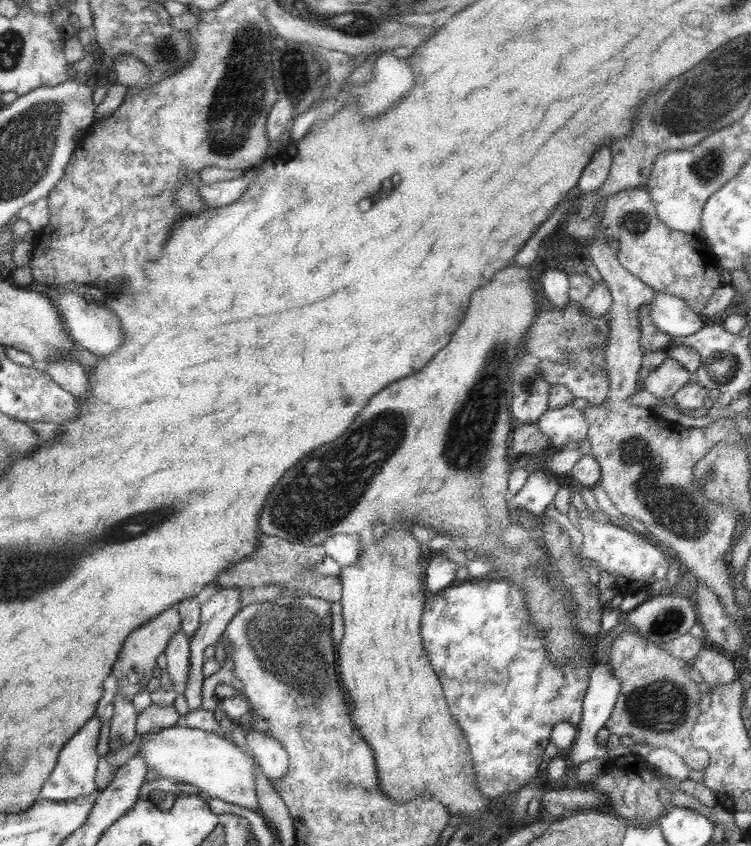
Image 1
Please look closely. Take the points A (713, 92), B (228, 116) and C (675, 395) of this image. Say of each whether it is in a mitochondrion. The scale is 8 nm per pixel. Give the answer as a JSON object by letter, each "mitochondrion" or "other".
{"A":"mitochondrion","B":"mitochondrion","C":"other"}

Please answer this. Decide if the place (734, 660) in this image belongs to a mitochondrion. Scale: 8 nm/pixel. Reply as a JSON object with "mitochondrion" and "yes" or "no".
{"mitochondrion":"no"}

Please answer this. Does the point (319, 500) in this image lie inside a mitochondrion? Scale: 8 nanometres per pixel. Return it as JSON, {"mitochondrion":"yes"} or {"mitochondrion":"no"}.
{"mitochondrion":"yes"}

